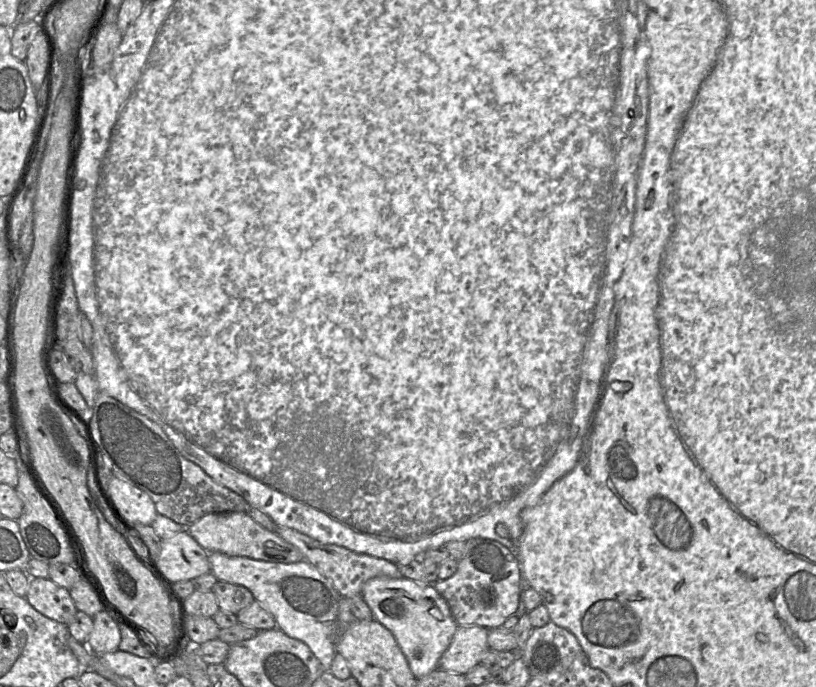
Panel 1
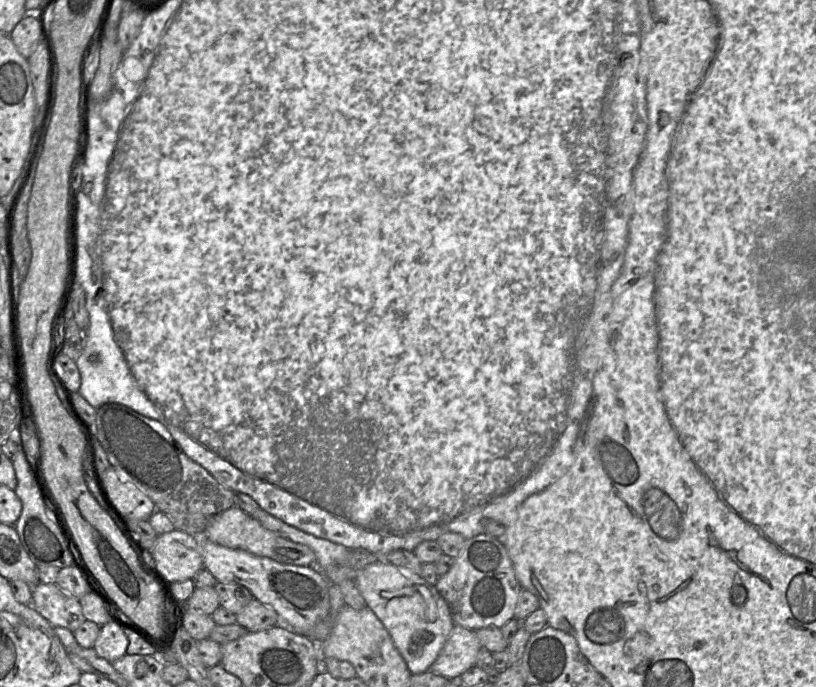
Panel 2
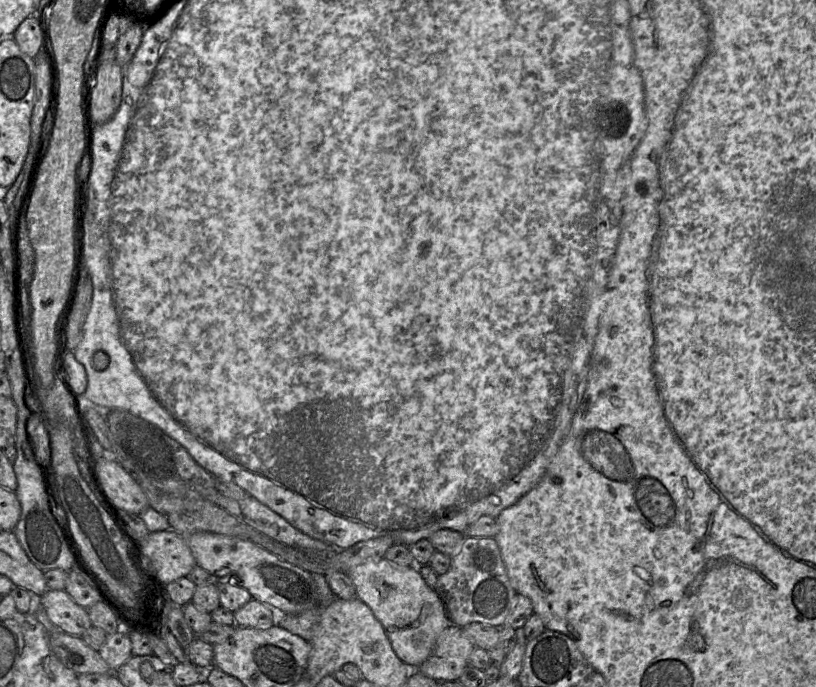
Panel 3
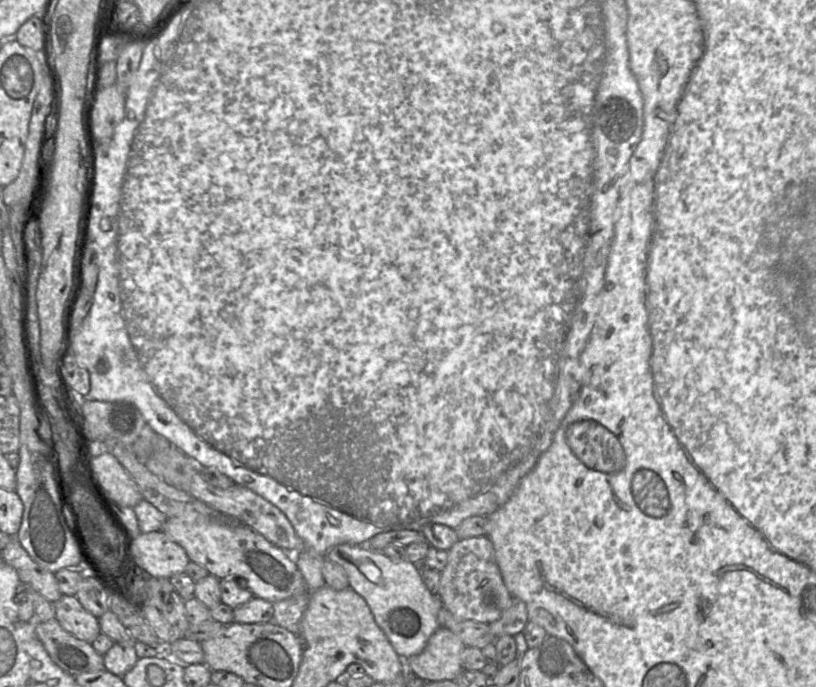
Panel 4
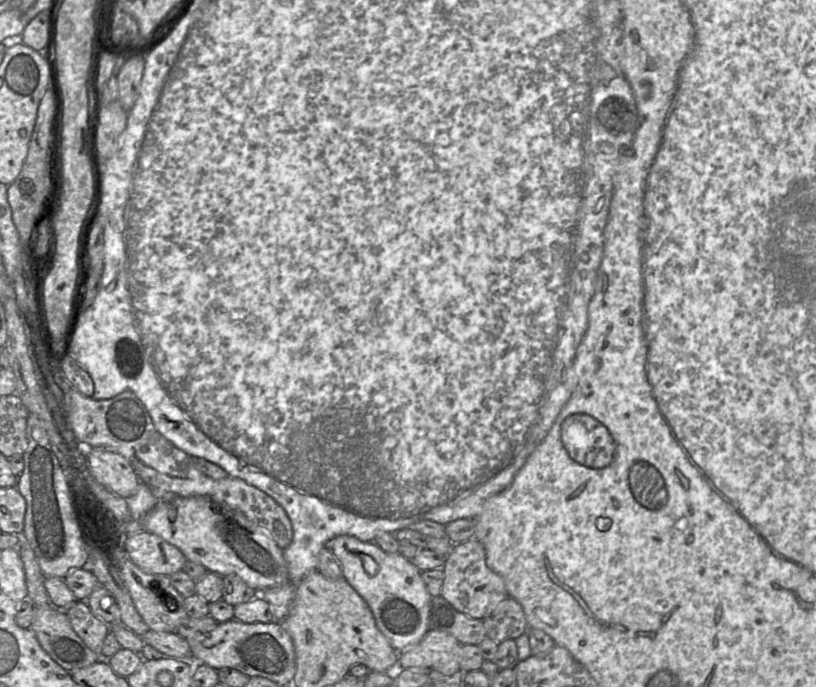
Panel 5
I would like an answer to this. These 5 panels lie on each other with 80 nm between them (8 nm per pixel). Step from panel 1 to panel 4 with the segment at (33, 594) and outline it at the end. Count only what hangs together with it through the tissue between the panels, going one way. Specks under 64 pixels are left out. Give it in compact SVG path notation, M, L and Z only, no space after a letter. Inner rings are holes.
M62 595L54 603L55 619L76 638L92 643L101 633L98 618L88 612L75 596Z

